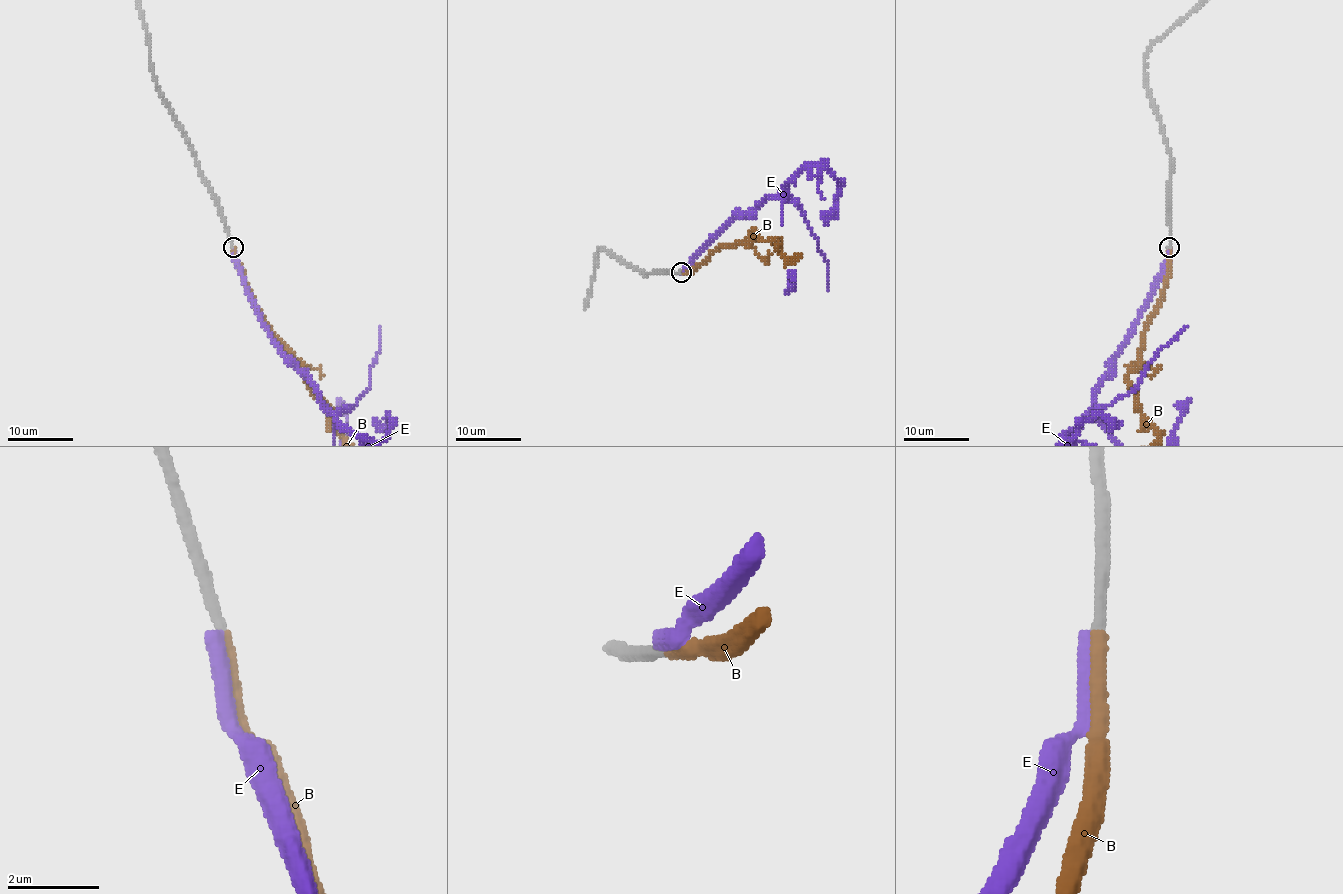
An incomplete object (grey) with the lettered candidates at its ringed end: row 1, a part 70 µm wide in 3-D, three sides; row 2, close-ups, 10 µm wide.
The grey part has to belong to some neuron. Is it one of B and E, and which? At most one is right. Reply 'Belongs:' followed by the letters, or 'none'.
Belongs: B

